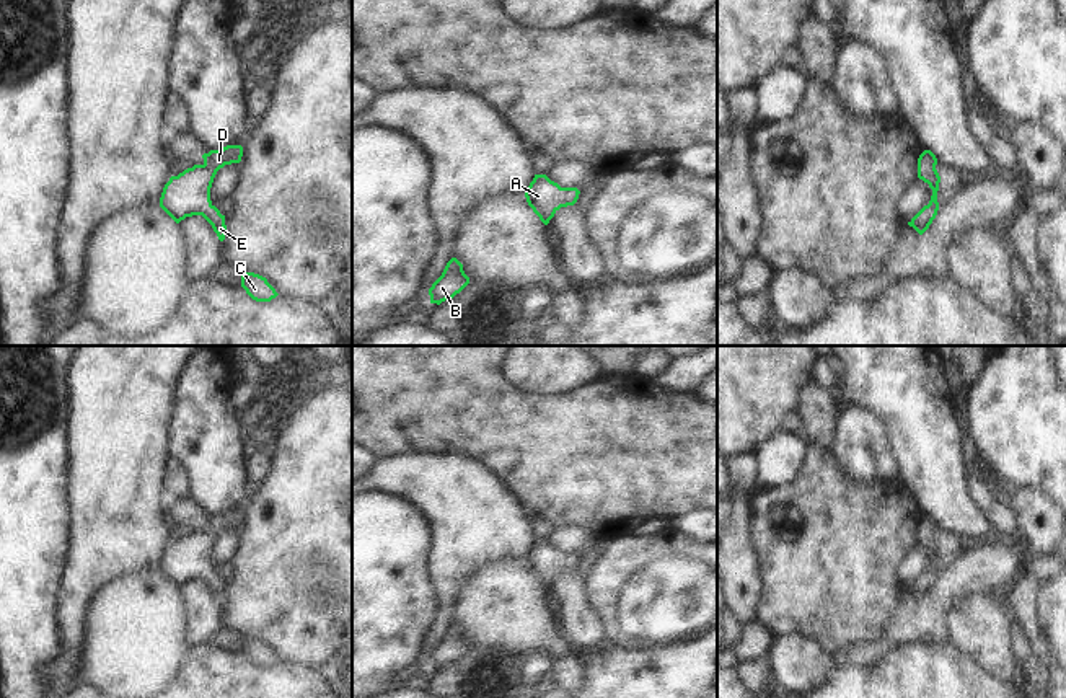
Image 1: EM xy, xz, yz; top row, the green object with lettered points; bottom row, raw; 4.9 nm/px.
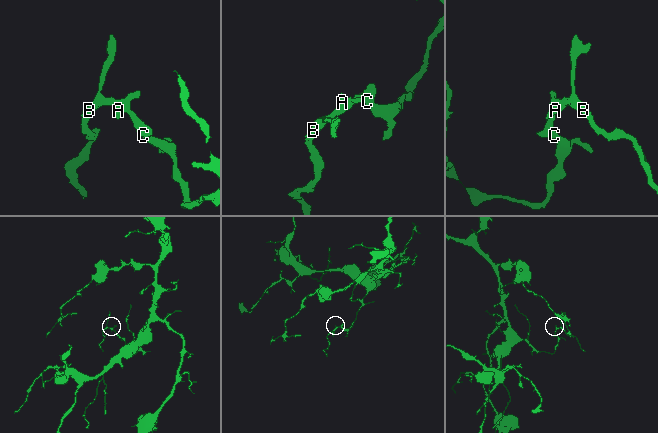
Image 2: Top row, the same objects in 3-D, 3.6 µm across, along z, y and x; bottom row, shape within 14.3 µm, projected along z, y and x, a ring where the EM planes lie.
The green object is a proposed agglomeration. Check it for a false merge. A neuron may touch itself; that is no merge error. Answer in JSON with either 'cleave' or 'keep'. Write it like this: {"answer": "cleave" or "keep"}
{"answer": "keep"}

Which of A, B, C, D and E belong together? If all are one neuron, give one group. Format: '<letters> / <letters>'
A B C D E

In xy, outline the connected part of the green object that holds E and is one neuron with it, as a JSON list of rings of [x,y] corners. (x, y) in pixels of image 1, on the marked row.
[[[227,145],[218,150],[204,153],[204,163],[184,170],[178,176],[171,176],[165,184],[160,207],[179,223],[186,217],[202,215],[217,233],[218,240],[225,240],[225,215],[212,204],[210,188],[220,168],[240,163],[243,157],[241,145]]]

